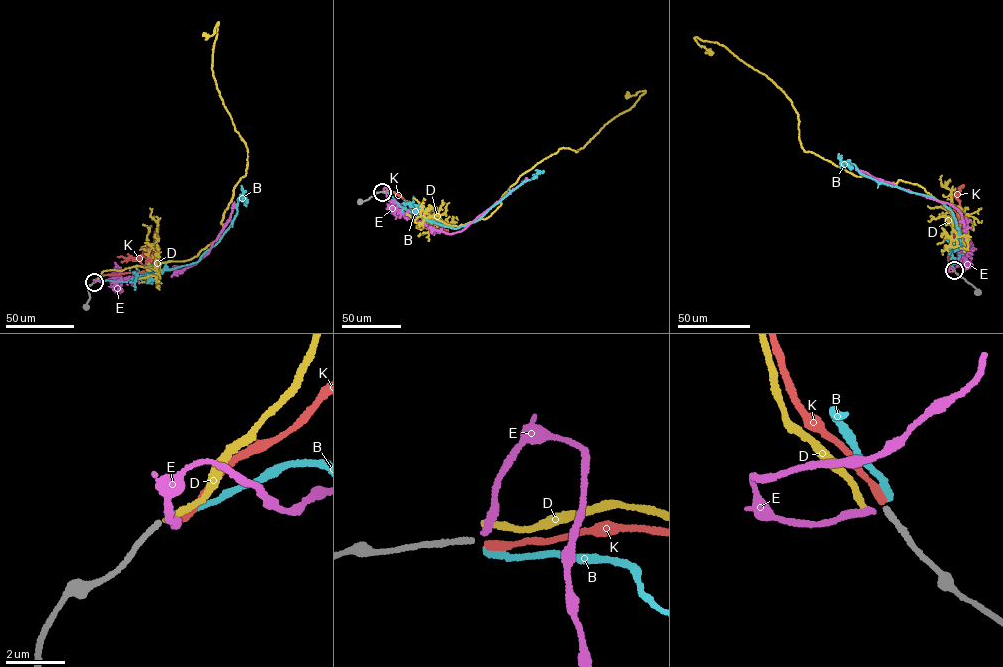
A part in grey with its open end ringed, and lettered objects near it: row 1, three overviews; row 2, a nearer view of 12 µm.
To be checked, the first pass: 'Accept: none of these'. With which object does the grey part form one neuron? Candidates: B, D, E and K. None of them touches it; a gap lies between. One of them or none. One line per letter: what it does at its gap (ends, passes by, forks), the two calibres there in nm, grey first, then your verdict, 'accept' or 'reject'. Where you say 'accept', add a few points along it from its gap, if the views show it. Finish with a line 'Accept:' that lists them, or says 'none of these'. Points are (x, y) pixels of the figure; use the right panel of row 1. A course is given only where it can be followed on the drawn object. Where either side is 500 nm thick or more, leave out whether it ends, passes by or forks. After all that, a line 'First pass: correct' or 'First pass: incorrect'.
B: it ends; calibres 180 and 280 nm; reject
D: it ends; calibres 180 and 200 nm; reject
E: it ends; calibres 180 and 240 nm; reject
K: it ends; calibres 180 and 280 nm; reject
Accept: none of these
First pass: correct

